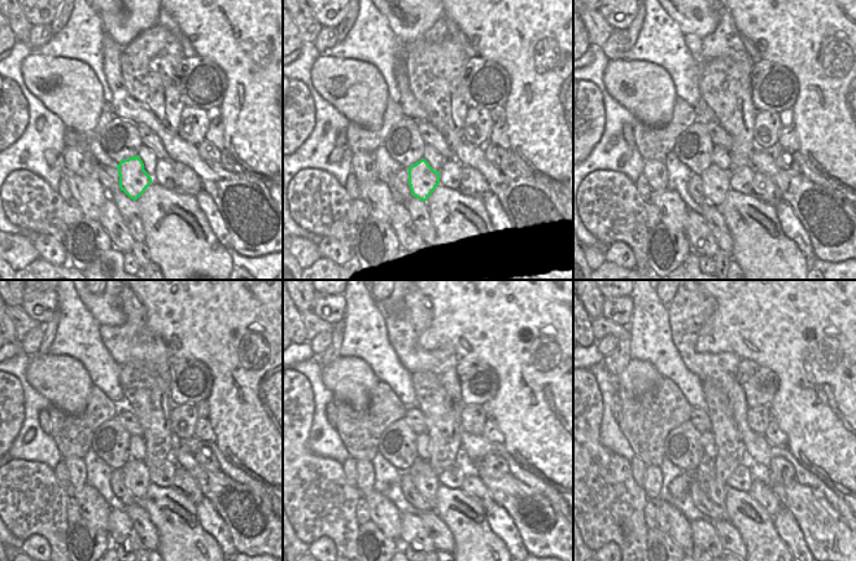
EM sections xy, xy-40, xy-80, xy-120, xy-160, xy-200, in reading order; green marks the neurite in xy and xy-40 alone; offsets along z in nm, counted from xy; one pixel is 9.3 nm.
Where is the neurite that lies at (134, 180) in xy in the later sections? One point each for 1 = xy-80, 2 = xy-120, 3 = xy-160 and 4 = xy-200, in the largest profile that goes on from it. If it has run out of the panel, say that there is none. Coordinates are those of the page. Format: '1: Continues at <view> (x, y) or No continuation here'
1: Continues at xy-80 (715, 182)
2: Continues at xy-120 (135, 473)
3: Continues at xy-160 (426, 481)
4: Continues at xy-200 (717, 490).

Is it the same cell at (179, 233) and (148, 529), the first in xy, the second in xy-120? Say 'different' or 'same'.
different

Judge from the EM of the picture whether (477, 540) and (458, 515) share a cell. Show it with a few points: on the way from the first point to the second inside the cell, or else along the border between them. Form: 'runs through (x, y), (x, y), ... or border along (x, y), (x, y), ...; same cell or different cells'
runs through (471, 534), (464, 521); same cell

